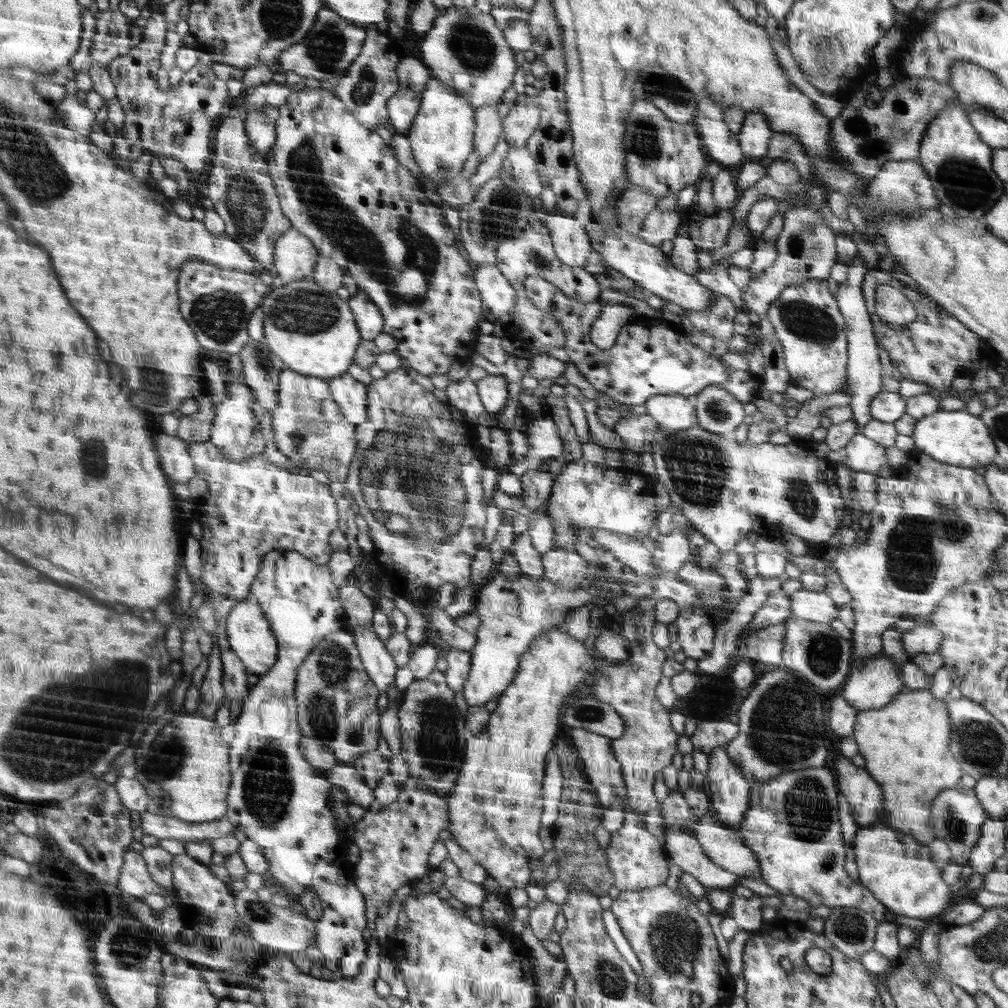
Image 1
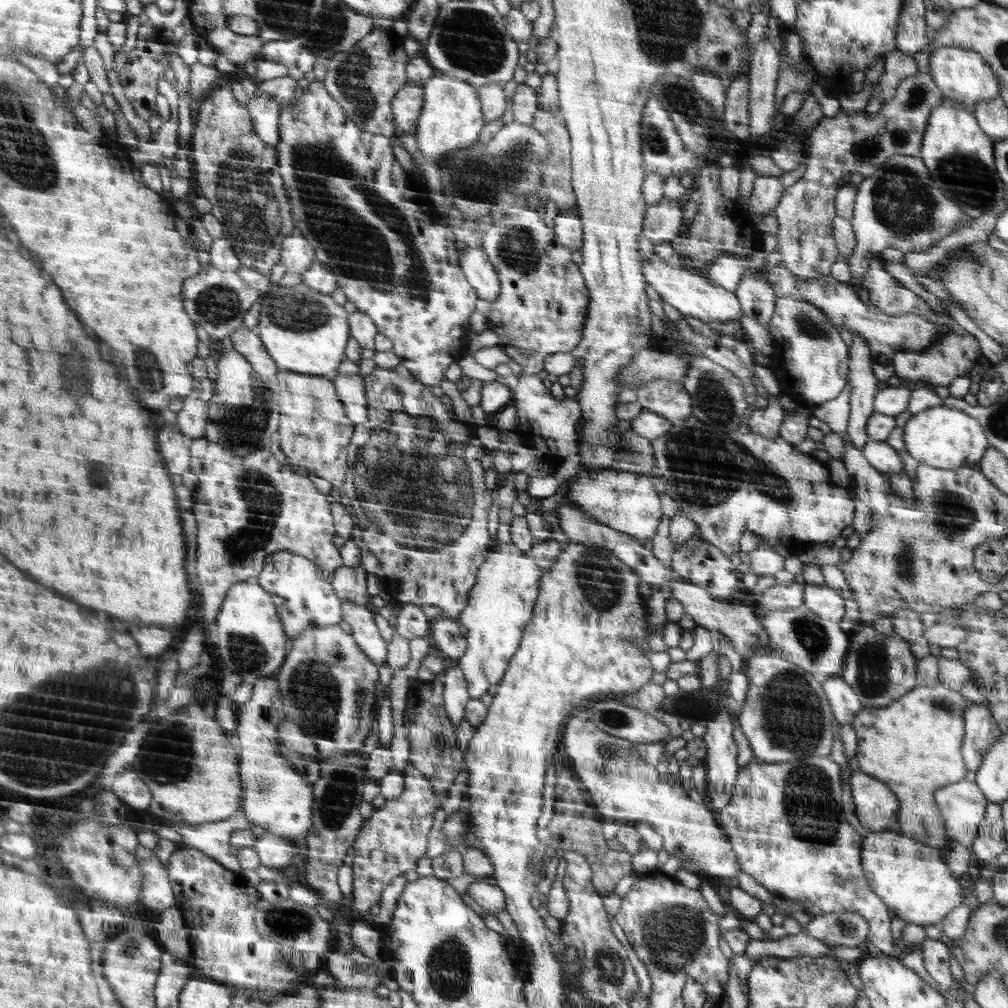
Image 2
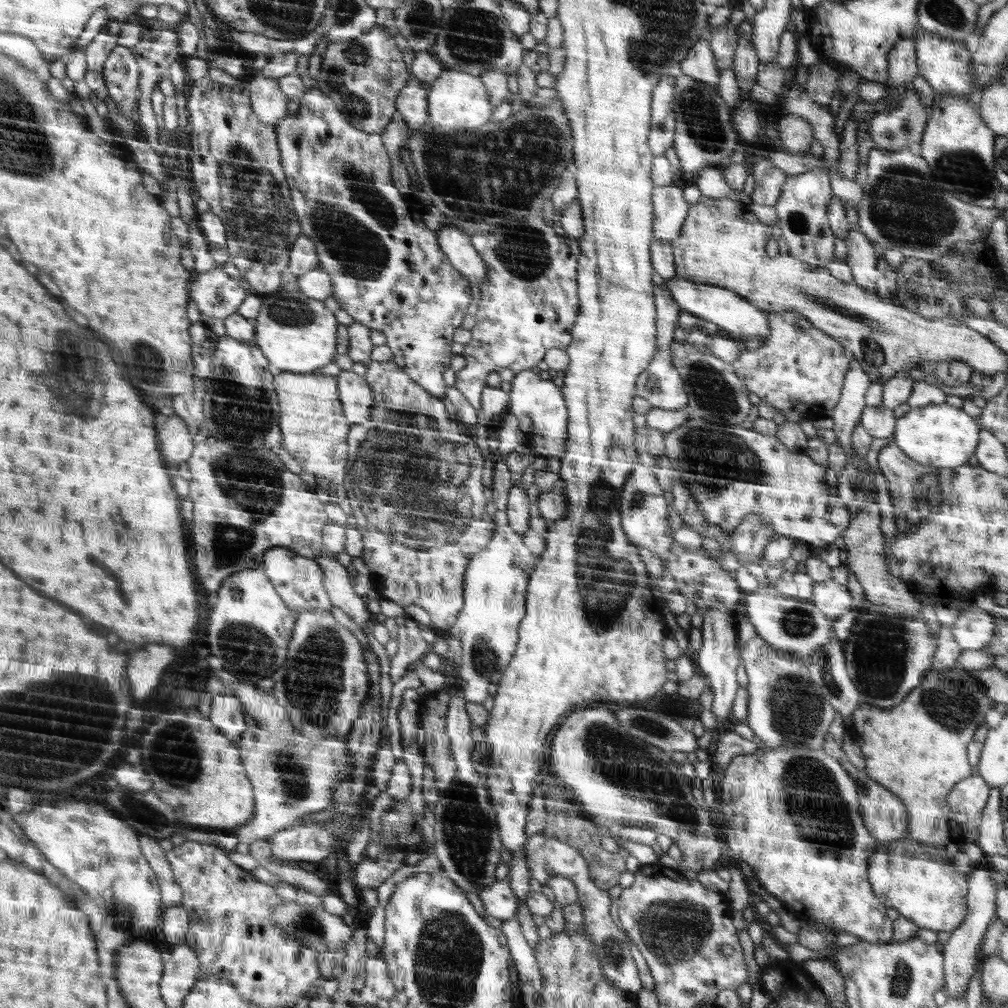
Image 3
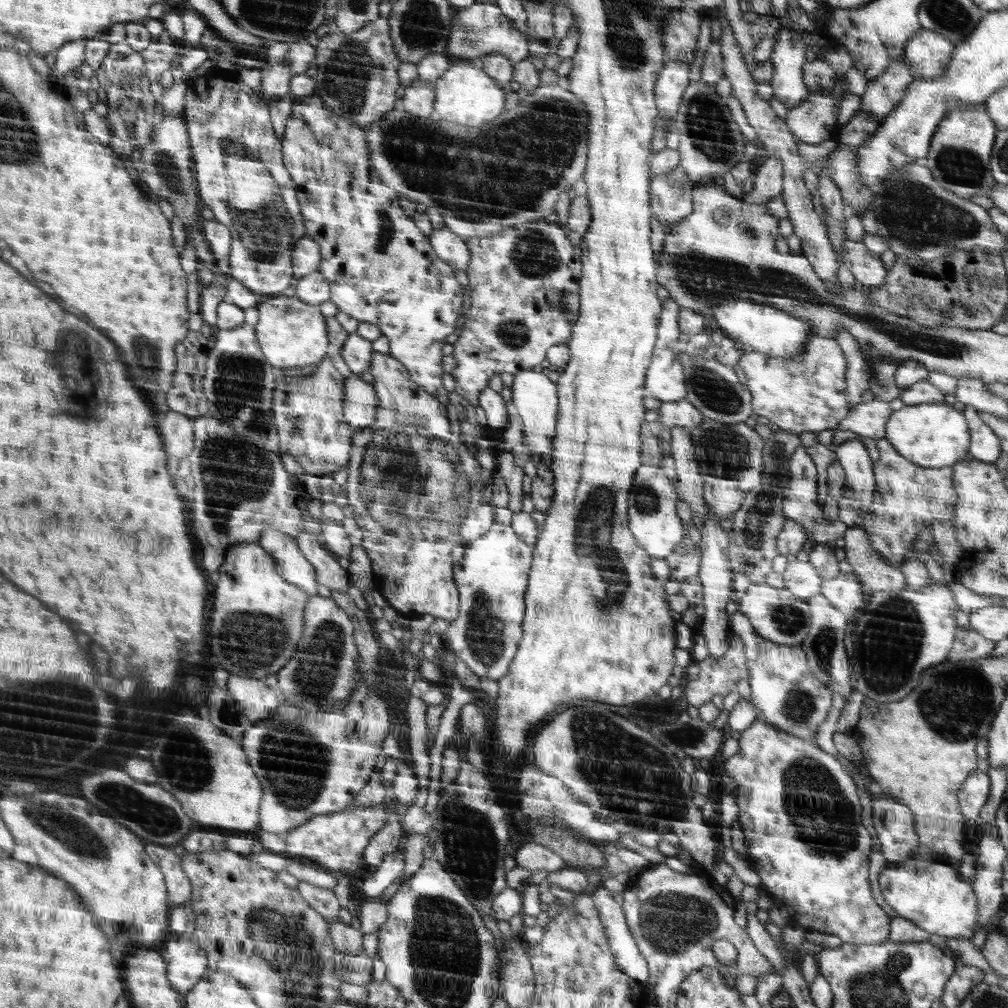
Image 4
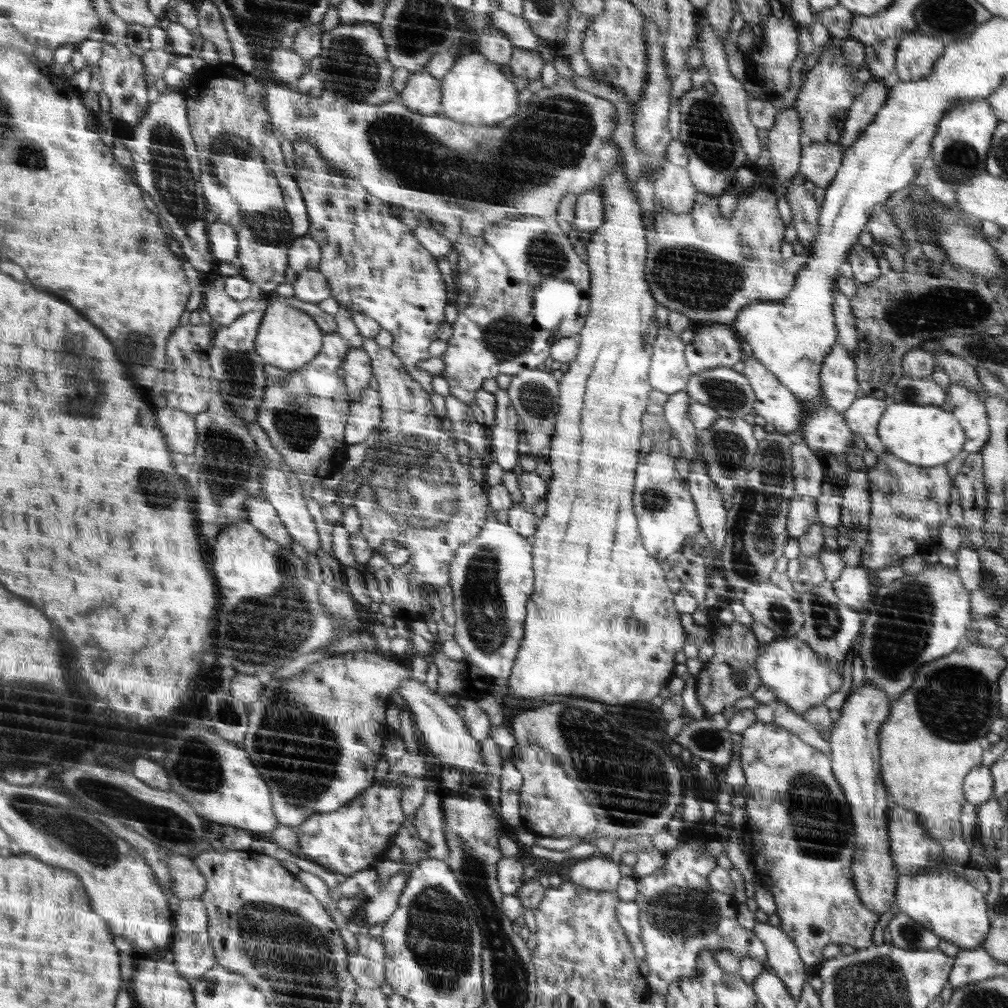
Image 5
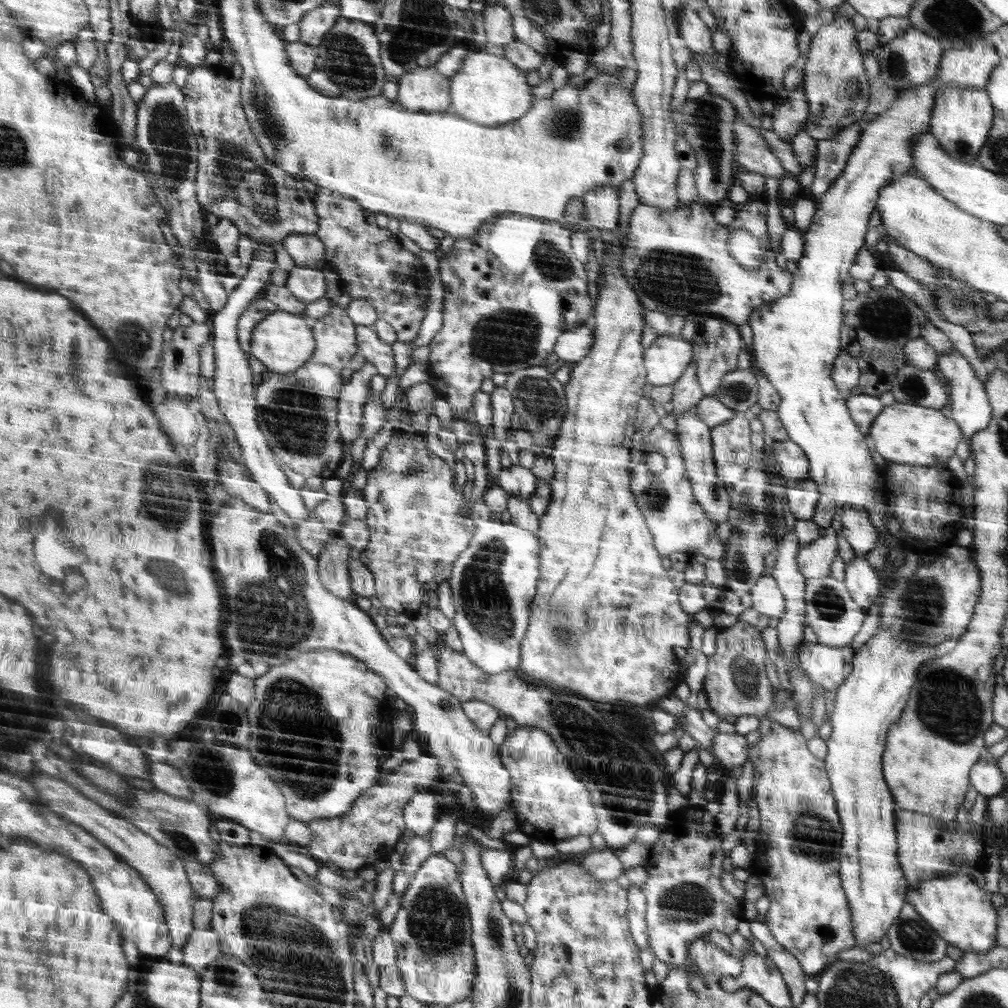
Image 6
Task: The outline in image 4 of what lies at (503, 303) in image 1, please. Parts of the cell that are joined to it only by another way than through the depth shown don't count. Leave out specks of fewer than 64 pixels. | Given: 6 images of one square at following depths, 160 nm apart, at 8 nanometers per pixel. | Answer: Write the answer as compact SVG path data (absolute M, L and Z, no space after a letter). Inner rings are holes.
M448 227L444 229L433 229L429 235L430 244L433 244L434 252L437 253L446 264L453 268L465 271L471 257L464 238L454 234Z

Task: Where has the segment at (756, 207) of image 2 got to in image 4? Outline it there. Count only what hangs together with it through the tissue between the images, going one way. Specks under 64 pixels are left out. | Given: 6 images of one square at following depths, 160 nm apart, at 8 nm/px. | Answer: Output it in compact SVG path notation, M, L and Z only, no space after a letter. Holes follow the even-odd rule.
M776 156L768 157L760 166L753 178L754 187L744 197L750 204L766 204L770 200L782 196L783 166L782 160Z

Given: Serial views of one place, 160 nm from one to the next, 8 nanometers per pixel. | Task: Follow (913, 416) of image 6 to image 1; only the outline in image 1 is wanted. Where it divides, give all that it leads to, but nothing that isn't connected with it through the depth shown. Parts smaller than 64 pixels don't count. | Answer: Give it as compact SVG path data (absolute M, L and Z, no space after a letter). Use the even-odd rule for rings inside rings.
M938 409L922 420L917 420L911 434L915 451L926 453L938 462L976 468L992 463L997 455L997 445L988 426L979 416L966 410L947 411Z

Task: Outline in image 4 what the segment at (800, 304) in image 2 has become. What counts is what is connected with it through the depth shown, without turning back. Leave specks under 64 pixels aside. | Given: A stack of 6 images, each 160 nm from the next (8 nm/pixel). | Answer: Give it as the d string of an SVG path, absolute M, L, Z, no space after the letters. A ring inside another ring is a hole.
M811 333L805 350L789 358L771 358L771 356L765 356L763 352L746 349L737 364L746 376L753 412L758 417L767 418L780 430L798 435L802 432L819 433L823 430L836 429L850 411L849 398L846 394L848 360L844 360L844 352L840 347L834 339Z

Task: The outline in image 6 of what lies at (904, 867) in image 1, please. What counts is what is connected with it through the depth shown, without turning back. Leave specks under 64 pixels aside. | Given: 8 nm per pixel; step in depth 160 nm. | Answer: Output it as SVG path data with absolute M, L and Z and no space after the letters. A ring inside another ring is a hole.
M949 875L948 877L938 877L932 880L923 882L921 886L910 888L908 896L906 896L906 903L916 909L920 916L932 926L938 933L940 938L943 938L947 943L957 946L961 951L986 953L993 950L994 944L997 943L996 936L996 908L992 906L990 898L991 894L988 891L984 892L981 886L974 884L970 880L970 875Z

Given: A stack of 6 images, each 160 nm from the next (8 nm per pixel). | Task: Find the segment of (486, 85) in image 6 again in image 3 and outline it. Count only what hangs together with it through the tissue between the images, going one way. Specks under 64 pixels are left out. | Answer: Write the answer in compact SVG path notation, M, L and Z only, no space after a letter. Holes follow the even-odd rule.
M445 68L438 78L427 87L429 89L428 125L434 128L434 132L456 135L466 131L476 131L477 128L484 127L490 120L492 104L481 77L458 69Z

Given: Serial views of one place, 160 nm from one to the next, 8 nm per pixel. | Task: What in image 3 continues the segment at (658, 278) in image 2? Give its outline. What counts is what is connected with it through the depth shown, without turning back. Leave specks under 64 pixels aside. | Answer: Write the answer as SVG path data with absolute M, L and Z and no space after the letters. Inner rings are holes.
M678 275L672 277L670 281L662 279L659 281L664 288L670 290L681 310L713 322L722 330L729 332L730 337L733 337L734 340L742 343L749 338L766 338L767 340L771 334L771 326L767 321L769 313L754 306L745 297L738 296L737 293L733 293L729 289L688 281L678 277Z

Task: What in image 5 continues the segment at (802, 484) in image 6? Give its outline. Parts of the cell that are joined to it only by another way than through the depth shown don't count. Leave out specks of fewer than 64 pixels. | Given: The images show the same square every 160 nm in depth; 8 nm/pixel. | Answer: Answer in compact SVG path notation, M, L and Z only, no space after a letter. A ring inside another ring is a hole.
M795 495L790 501L787 517L789 536L792 538L802 536L809 526L819 523L816 498L808 495Z

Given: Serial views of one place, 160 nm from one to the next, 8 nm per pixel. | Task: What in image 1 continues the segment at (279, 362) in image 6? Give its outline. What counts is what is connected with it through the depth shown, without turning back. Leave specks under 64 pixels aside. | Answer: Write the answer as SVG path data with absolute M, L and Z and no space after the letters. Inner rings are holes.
M312 278L274 288L262 300L263 340L278 357L286 369L310 376L330 379L346 373L354 362L354 353L363 340L357 327L356 317L348 302L340 300L332 291L325 290ZM334 300L334 310L332 310ZM334 312L334 320L332 320Z

